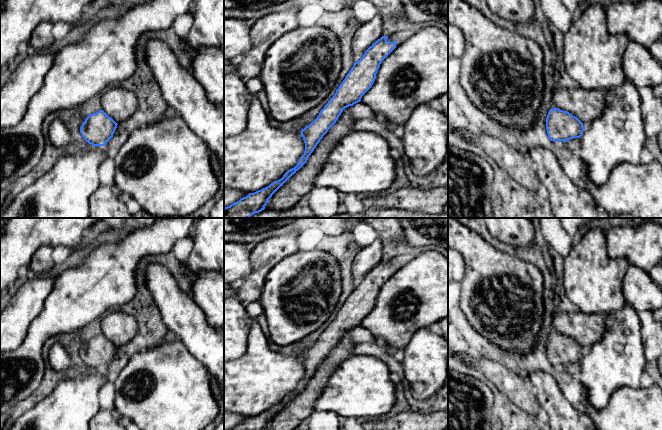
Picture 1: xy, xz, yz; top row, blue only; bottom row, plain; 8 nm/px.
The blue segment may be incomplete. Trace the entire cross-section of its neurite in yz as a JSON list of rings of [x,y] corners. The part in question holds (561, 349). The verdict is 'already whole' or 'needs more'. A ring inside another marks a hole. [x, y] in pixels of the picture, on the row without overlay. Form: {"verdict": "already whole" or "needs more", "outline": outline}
{"verdict": "needs more", "outline": [[[557,312],[552,324],[556,331],[548,336],[546,353],[553,366],[580,362],[584,353],[605,333],[603,314]]]}

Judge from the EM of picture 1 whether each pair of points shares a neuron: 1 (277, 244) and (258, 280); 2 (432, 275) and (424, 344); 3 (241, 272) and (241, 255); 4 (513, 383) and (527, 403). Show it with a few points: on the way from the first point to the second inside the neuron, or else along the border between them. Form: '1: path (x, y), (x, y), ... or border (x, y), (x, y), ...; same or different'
1: path (268, 253), (262, 260), (259, 271); same
2: border (426, 327), (420, 327), (408, 343); different
3: path (241, 268), (241, 259); same
4: path (516, 388), (525, 398); same

